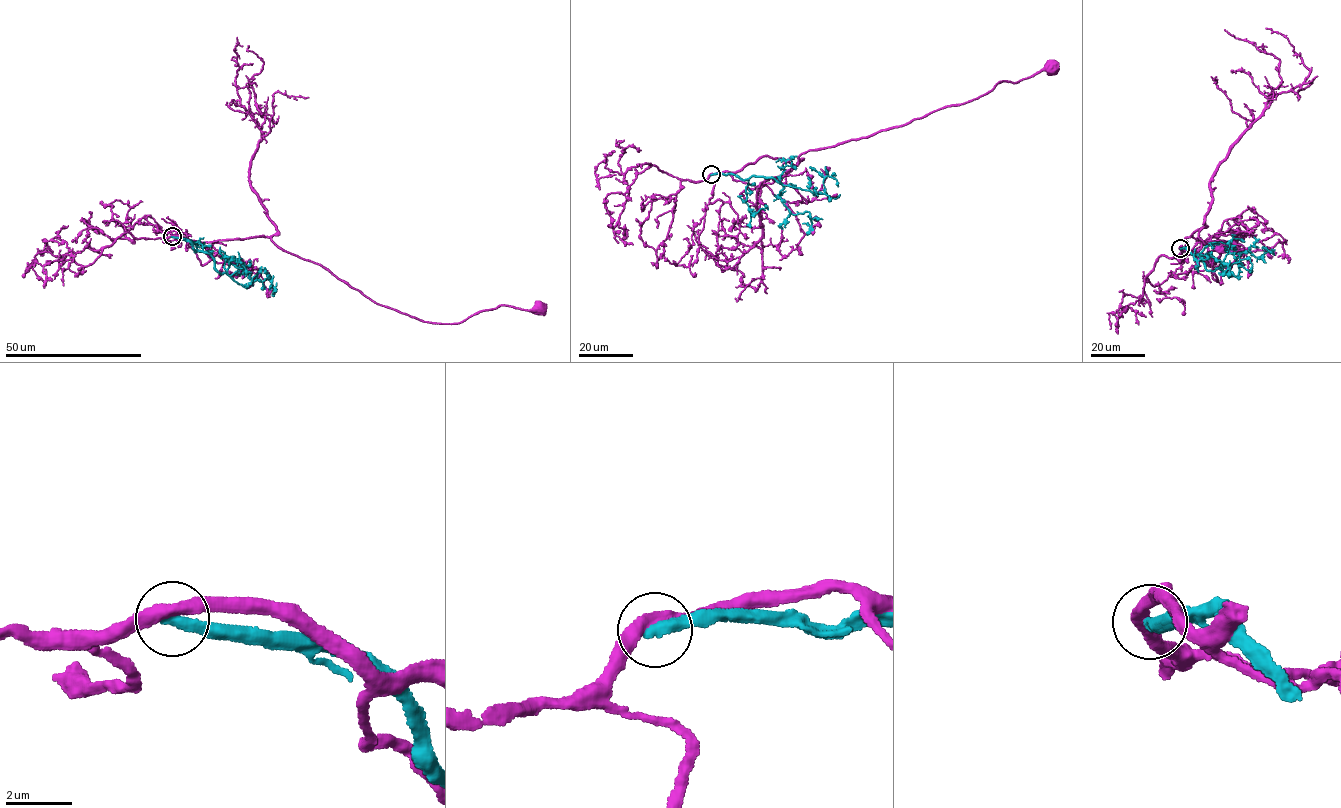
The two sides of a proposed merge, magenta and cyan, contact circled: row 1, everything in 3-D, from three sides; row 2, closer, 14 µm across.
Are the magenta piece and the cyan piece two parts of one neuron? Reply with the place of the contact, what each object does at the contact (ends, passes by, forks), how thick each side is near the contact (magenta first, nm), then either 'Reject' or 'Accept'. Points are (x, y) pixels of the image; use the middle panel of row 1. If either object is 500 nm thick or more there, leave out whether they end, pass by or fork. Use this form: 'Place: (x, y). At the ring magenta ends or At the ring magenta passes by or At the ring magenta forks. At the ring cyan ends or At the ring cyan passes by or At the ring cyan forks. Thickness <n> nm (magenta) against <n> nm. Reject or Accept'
Place: (711, 174). At the ring magenta passes by. At the ring cyan ends. Thickness 400 nm (magenta) against 360 nm. Reject

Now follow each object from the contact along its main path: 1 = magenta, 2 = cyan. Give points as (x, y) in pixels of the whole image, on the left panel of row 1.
1: (172, 236), (200, 242), (271, 237), (376, 303), (431, 323), (461, 322), (501, 305), (540, 308)
2: (172, 237), (188, 239), (194, 249), (209, 253), (217, 269), (245, 287), (268, 278), (273, 293)

